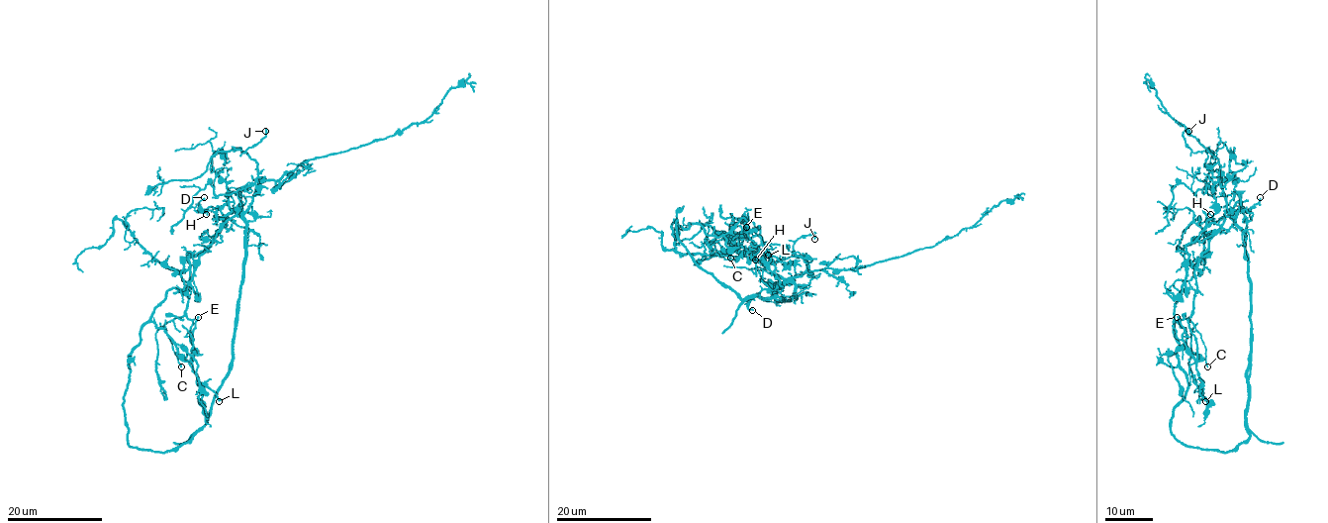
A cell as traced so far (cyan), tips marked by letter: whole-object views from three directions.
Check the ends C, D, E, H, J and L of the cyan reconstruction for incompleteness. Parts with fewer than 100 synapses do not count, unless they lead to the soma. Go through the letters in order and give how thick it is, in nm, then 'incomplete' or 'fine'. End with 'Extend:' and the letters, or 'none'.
C: 140 nm | fine
D: 150 nm | fine
E: 170 nm | fine
H: 170 nm | fine
J: 190 nm | fine
L: 200 nm | fine
Extend: none

